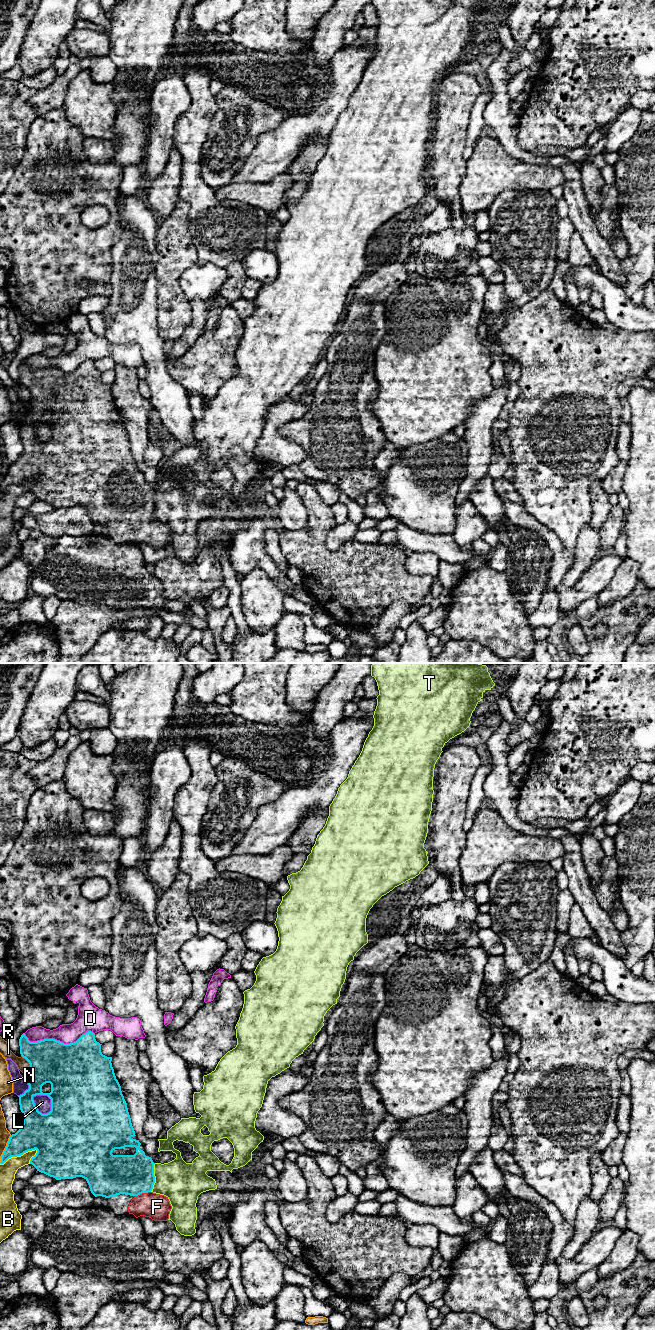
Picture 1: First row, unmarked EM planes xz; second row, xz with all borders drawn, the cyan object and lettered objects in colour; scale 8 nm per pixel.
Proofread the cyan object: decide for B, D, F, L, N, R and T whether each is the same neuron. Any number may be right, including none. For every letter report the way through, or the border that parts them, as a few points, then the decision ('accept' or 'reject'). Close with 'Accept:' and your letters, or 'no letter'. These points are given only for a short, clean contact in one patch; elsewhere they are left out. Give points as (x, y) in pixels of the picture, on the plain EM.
B: reject
D: reject
F: across xz (132, 503), (140, 512), (142, 520), (157, 535) | accept
L: reject
N: along xz (11, 463), (0, 490) | reject
R: along xz (21, 383), (28, 390), (30, 400) | reject
T: reject
Accept: F

